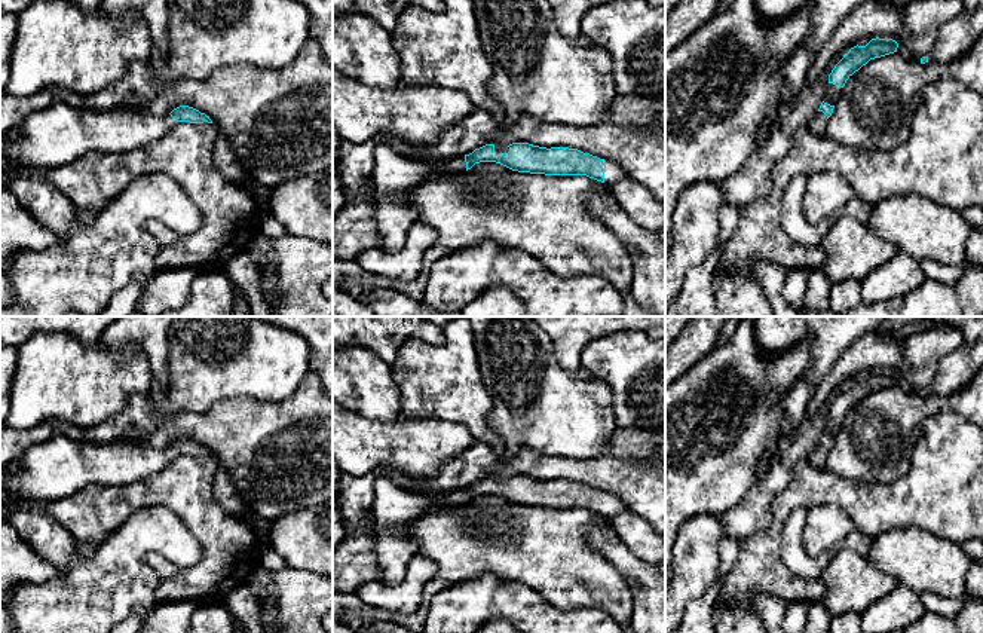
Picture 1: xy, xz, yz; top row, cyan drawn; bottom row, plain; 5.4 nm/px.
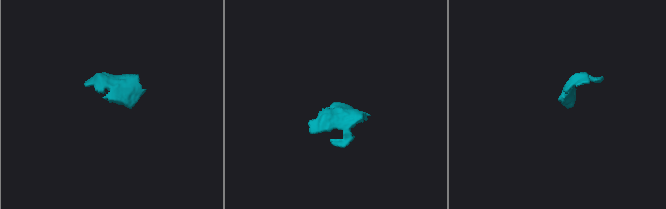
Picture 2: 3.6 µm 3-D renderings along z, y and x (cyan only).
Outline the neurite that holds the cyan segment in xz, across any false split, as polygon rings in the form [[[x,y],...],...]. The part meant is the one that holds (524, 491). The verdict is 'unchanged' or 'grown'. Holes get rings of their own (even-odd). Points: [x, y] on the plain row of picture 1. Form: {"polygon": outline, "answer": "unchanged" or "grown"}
{"polygon": [[[380,473],[374,483],[374,499],[371,513],[379,530],[377,536],[377,563],[379,581],[385,585],[398,585],[405,580],[407,566],[413,556],[417,553],[417,542],[408,533],[408,526],[426,510],[438,505],[456,507],[471,502],[480,495],[496,495],[512,504],[545,507],[545,508],[587,508],[597,514],[613,517],[622,510],[628,508],[624,501],[584,486],[578,481],[569,480],[539,480],[529,475],[512,475],[506,480],[496,477],[486,477],[475,481],[472,486],[457,490],[450,490],[438,496],[428,496],[425,490],[410,492],[399,484],[399,478],[392,474]]], "answer": "grown"}

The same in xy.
{"polygon": [[[53,434],[12,461],[16,470],[4,473],[1,489],[18,499],[52,502],[89,483],[122,484],[146,478],[178,455],[212,456],[209,449],[189,438],[157,450],[148,440],[98,444]]], "answer": "grown"}

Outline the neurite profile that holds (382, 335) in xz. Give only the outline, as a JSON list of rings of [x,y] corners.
[[[333,316],[333,348],[362,346],[389,364],[411,337],[440,346],[445,342],[445,328],[425,316]]]

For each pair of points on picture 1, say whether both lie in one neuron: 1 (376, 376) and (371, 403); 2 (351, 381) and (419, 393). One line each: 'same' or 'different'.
1: same
2: different

